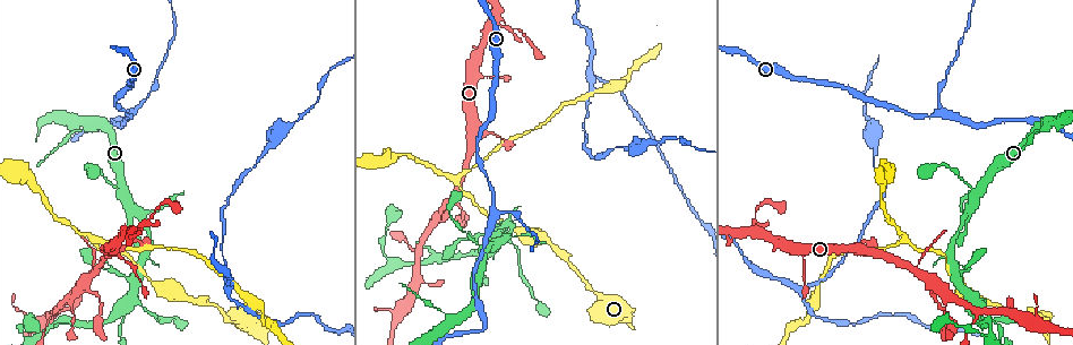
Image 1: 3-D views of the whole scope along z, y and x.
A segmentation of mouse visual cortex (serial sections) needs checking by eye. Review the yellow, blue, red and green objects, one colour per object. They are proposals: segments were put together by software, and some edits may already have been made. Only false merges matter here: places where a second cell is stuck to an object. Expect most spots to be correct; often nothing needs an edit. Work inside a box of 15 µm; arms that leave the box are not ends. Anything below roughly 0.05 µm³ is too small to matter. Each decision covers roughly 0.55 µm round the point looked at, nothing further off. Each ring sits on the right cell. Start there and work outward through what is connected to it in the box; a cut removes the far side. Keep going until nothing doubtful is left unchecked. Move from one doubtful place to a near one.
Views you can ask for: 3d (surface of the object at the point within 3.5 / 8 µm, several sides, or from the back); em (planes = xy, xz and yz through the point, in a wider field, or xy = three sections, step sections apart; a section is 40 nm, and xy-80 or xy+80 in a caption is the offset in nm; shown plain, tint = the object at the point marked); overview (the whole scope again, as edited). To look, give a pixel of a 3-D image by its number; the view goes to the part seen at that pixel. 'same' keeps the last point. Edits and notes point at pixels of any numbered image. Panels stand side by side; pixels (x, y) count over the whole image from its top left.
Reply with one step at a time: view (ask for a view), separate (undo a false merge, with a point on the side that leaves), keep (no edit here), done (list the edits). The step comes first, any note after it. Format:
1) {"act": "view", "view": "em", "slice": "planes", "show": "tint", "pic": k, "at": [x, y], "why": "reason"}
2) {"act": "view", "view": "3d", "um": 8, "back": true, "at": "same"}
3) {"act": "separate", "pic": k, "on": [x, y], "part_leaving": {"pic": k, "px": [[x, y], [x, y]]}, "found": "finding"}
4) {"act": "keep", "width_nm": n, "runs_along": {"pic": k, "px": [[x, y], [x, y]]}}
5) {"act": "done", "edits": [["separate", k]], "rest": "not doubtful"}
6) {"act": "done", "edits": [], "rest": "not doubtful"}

{"act": "view", "view": "3d", "um": 3.5, "pic": 1, "at": [94, 243], "why": "three-way junction"}

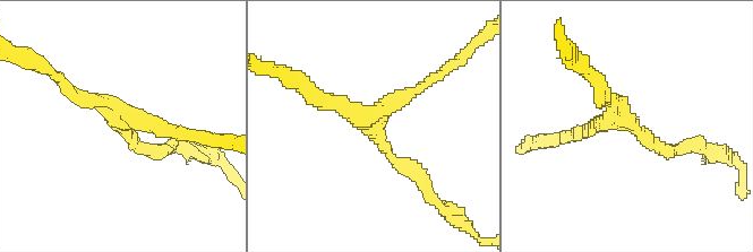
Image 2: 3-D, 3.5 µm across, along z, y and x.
{"act": "view", "view": "em", "slice": "xy", "step": 3, "show": "tint", "pic": 2, "at": [630, 126], "arms": 3, "arm_widths_nm": [200, 200, 200]}

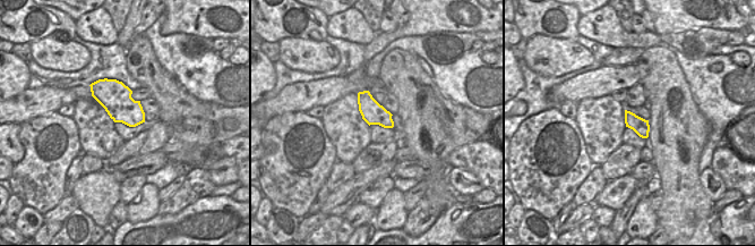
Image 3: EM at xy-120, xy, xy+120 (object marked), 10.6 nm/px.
{"act": "view", "view": "em", "slice": "xy", "step": 2, "show": "tint", "at": "same", "why": "another direction"}

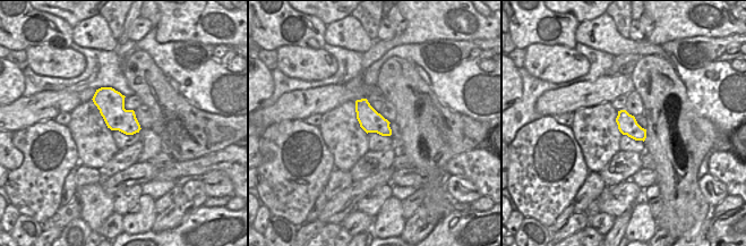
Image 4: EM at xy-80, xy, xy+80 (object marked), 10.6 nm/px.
{"act": "keep", "found": "one cell here"}

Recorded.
{"act": "view", "view": "3d", "um": 3.5, "pic": 1, "at": [155, 211], "why": "narrows sharply"}

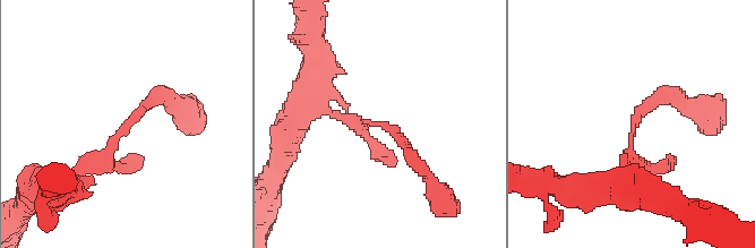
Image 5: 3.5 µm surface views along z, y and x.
{"act": "view", "view": "em", "slice": "xy", "step": 5, "show": "plain", "pic": 5, "at": [630, 130], "why": "need the tissue"}

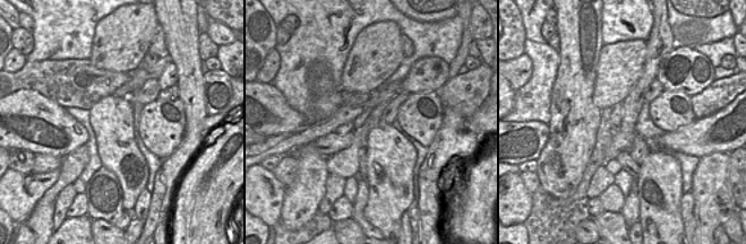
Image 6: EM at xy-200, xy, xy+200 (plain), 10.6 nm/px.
{"act": "view", "view": "em", "slice": "xy", "step": 5, "show": "tint", "at": "same"}

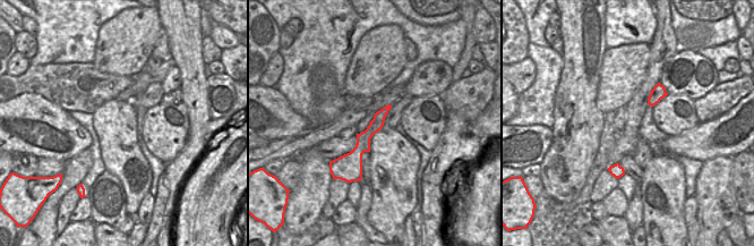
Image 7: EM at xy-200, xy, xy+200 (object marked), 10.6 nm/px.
{"act": "keep", "runs_along": {"pic": 7, "px": [[385, 110], [357, 152], [357, 171]]}, "found": "all the same cell"}

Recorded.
{"act": "view", "view": "3d", "um": 3.5, "pic": 1, "at": [148, 96], "why": "narrows sharply"}

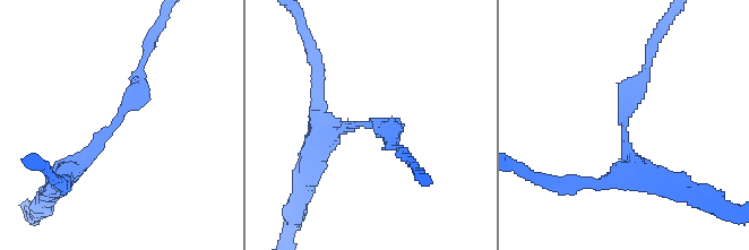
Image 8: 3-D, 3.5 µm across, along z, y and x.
{"act": "view", "view": "em", "slice": "xy", "step": 3, "show": "tint", "pic": 8, "at": [366, 125], "arm_widths_nm": [250, 300]}

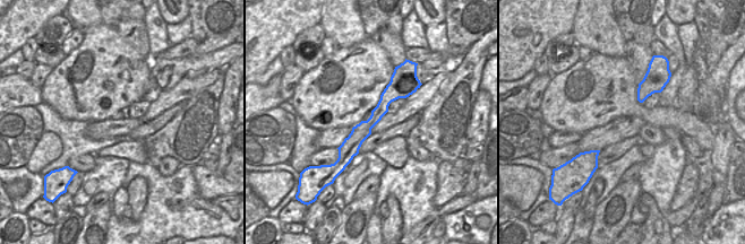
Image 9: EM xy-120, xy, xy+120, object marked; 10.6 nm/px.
{"act": "view", "view": "em", "slice": "xy", "step": 5, "show": "tint", "at": "same"}

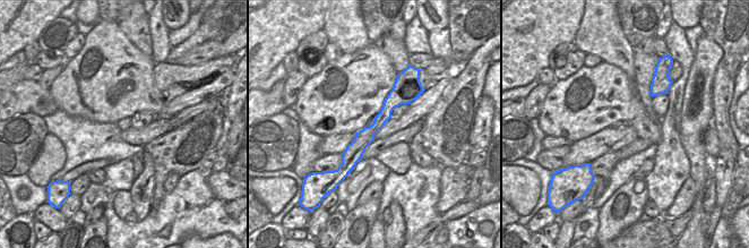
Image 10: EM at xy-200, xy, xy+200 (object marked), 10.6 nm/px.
{"act": "keep", "runs_along": {"pic": 8, "px": [[66, 173], [136, 97], [143, 66]]}, "found": "one cell here"}

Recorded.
{"act": "done", "edits": [], "rest": "not doubtful"}

